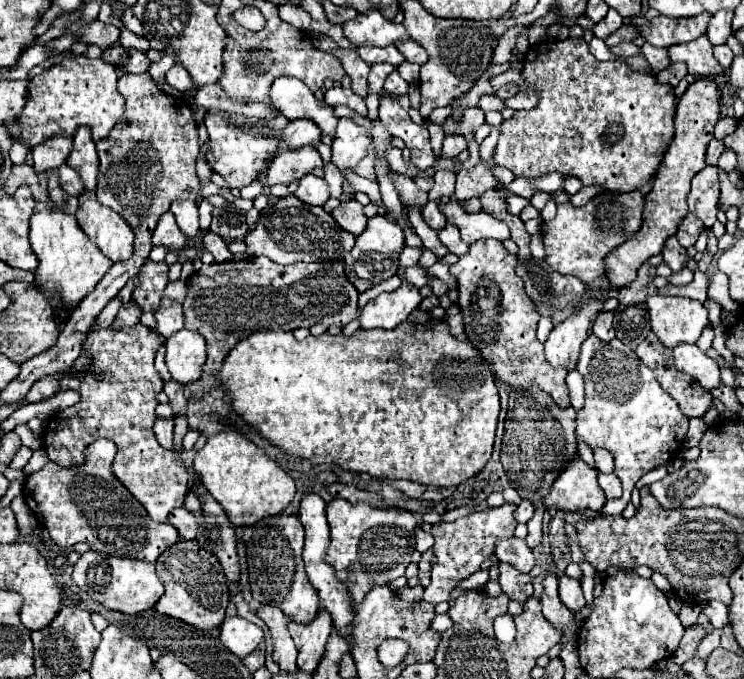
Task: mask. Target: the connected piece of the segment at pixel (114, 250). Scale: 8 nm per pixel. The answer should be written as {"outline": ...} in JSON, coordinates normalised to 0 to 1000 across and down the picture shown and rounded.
{"outline":[[[112,283],[106,289],[106,309],[101,321],[120,353],[130,359],[138,374],[152,380],[152,386],[165,386],[179,374],[181,345],[176,333],[168,321],[163,321],[163,315],[138,303],[125,283]]]}

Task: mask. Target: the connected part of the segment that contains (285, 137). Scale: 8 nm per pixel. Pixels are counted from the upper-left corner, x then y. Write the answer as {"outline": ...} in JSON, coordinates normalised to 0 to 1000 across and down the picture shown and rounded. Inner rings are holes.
{"outline":[[[394,177],[380,194],[378,206],[386,218],[407,218],[407,215],[426,215],[431,209],[431,191],[415,177]]]}

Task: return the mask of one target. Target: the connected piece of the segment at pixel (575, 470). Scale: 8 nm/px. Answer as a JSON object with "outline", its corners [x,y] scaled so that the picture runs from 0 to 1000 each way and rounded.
{"outline":[[[781,675],[749,704],[733,733],[733,748],[746,748],[757,754],[784,754],[808,751],[813,742],[813,725],[802,713],[802,692],[792,689]]]}

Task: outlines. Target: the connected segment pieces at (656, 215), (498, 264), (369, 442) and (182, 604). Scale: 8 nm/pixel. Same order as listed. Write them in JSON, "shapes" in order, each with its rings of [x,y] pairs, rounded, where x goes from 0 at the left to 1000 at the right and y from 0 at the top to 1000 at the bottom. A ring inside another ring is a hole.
{"shapes":[[[[942,115],[931,121],[910,153],[907,200],[880,256],[878,277],[867,292],[867,321],[864,321],[862,345],[856,345],[856,351],[851,351],[848,356],[837,356],[824,374],[819,374],[813,386],[819,392],[816,398],[819,415],[827,424],[835,424],[851,415],[856,395],[875,377],[888,374],[897,351],[907,345],[910,330],[923,315],[926,268],[948,244],[948,221],[950,221],[950,212],[958,206],[958,186],[964,174],[966,174],[966,133],[961,121],[953,115]]],[[[647,353],[630,362],[630,371],[617,377],[612,389],[606,389],[606,404],[617,415],[617,451],[620,465],[625,474],[628,501],[657,527],[665,542],[665,551],[673,557],[673,566],[690,574],[711,574],[714,568],[727,571],[738,580],[749,598],[762,601],[765,583],[759,568],[762,542],[741,539],[730,521],[730,504],[722,501],[722,451],[714,448],[711,436],[706,433],[706,421],[700,409],[692,404],[695,377],[681,371],[673,356],[668,353]],[[655,436],[668,436],[671,448],[657,454],[647,454],[647,442]],[[673,457],[673,468],[668,468]]],[[[574,471],[574,477],[550,477],[539,474],[528,486],[480,486],[474,495],[464,498],[456,495],[413,495],[410,501],[399,501],[391,489],[343,489],[332,495],[329,501],[319,504],[305,527],[300,530],[297,545],[292,548],[292,560],[302,571],[302,580],[310,586],[310,604],[329,616],[332,624],[337,624],[343,633],[351,636],[356,648],[362,648],[367,657],[383,663],[386,669],[405,672],[418,677],[421,683],[448,683],[458,686],[469,695],[493,695],[501,704],[523,704],[523,707],[552,707],[571,716],[614,716],[633,701],[638,701],[660,675],[663,663],[663,645],[668,630],[668,613],[671,613],[671,580],[668,568],[660,551],[657,536],[636,515],[636,510],[625,507],[614,495],[606,492],[606,483],[598,471]]],[[[241,795],[211,822],[211,848],[222,863],[222,875],[208,890],[208,898],[241,910],[262,925],[284,928],[297,922],[308,890],[308,866],[302,842],[286,813],[273,807],[265,795]]]]}

